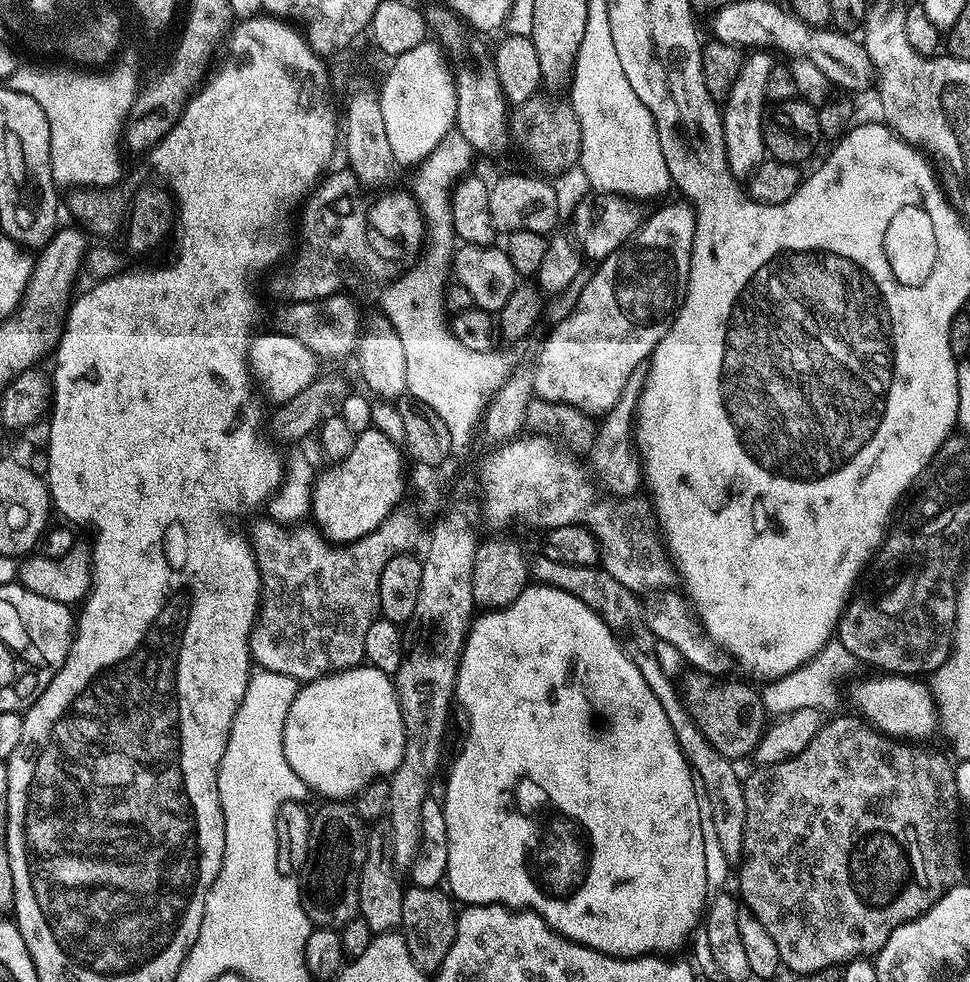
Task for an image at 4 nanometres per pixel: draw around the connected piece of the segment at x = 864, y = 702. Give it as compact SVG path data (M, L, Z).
M868 674L865 680L856 680L848 696L861 712L859 715L877 732L900 742L922 742L938 732L938 709L931 687L923 679L907 674Z

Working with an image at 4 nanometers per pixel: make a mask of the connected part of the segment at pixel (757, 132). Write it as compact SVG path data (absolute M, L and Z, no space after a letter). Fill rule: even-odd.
M752 50L738 70L738 79L734 81L734 90L722 102L722 134L728 151L728 165L738 178L751 176L752 171L766 158L764 150L764 122L766 119L766 82L774 67L773 53L768 50Z

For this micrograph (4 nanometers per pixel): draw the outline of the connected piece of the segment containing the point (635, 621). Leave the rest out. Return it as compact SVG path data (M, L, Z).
M540 554L537 555L537 560L535 557L531 561L530 572L539 583L549 584L551 588L558 590L566 590L566 594L574 594L574 598L586 602L586 606L590 606L590 610L594 610L594 614L598 614L598 618L606 622L606 626L614 634L630 662L634 662L634 666L642 670L642 678L646 678L646 686L650 686L654 698L658 698L662 711L666 713L670 730L674 730L674 738L678 738L678 746L686 758L688 767L692 769L693 777L700 780L702 786L706 786L706 794L710 797L710 818L714 818L714 834L718 834L718 846L722 846L722 854L726 854L729 862L739 861L746 826L744 780L736 773L737 765L718 754L714 746L710 746L706 734L702 734L702 730L689 714L688 707L684 705L683 695L678 691L674 680L662 671L655 653L657 638L650 630L650 626L646 626L646 608L645 605L640 605L643 604L641 597L626 590L622 582L610 578L610 574L600 566L574 566L566 562L554 562Z

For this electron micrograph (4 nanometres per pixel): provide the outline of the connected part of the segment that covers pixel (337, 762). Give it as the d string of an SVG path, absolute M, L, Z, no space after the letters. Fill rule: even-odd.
M371 666L347 668L345 672L307 681L297 691L286 716L284 753L294 774L298 774L298 778L302 778L309 789L316 791L317 788L324 798L332 802L355 797L356 793L372 782L374 774L391 773L394 758L399 758L404 753L405 746L404 719L393 677Z

